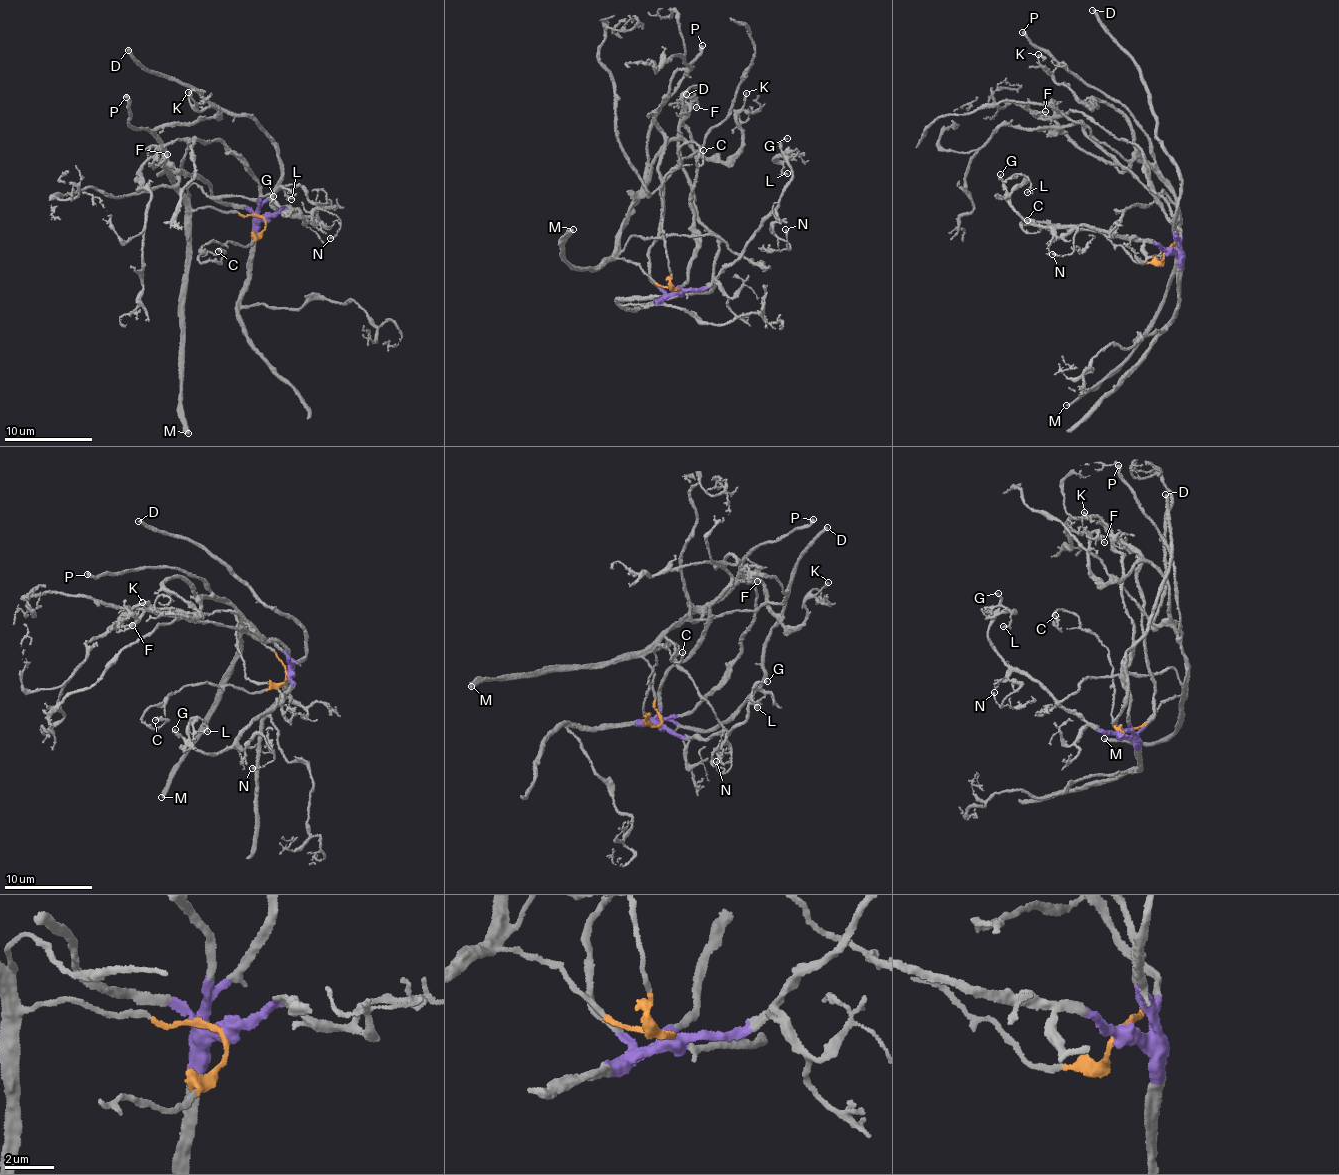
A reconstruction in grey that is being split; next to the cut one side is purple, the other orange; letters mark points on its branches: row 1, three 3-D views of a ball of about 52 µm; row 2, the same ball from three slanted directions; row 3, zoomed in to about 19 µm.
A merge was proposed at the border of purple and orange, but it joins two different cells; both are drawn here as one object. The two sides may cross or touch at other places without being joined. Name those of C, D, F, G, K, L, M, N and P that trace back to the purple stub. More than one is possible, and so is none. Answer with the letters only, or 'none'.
D, F, G, L, N

